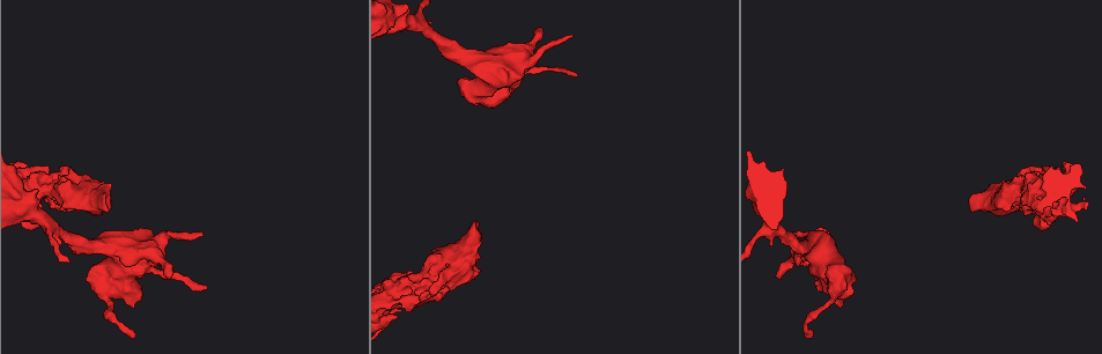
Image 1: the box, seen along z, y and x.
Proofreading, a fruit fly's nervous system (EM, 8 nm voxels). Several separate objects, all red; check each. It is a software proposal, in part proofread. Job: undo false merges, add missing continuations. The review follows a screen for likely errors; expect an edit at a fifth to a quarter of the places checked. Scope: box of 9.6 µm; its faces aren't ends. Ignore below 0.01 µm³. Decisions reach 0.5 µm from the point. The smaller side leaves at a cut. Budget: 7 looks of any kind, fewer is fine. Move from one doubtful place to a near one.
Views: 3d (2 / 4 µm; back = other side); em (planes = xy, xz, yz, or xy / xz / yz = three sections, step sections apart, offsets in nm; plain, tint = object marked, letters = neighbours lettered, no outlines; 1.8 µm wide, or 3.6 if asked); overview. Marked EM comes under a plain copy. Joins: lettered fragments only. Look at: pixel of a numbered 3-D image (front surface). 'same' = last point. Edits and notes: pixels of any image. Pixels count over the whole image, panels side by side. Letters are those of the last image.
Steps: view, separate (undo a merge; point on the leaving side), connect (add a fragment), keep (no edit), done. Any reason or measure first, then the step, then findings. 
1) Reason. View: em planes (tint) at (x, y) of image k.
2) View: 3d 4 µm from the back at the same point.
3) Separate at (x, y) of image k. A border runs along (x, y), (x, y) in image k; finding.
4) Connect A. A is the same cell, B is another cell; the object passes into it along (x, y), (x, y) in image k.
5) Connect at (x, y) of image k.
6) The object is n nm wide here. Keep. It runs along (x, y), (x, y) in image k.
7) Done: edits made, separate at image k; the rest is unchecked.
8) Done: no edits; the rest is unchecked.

Branch stops here. View: 3d 4 µm at (169, 279) of image 1.

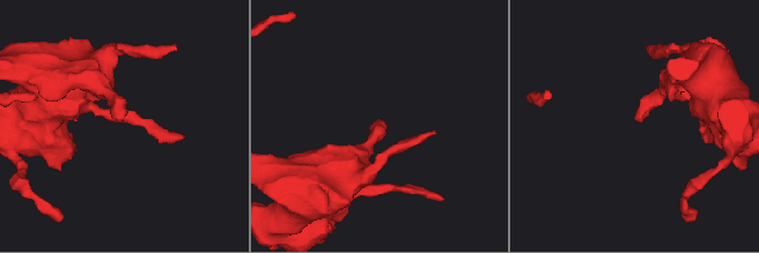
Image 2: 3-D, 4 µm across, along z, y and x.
Need the tissue. View: em yz step 8 (tint) at (382, 122) of image 2.

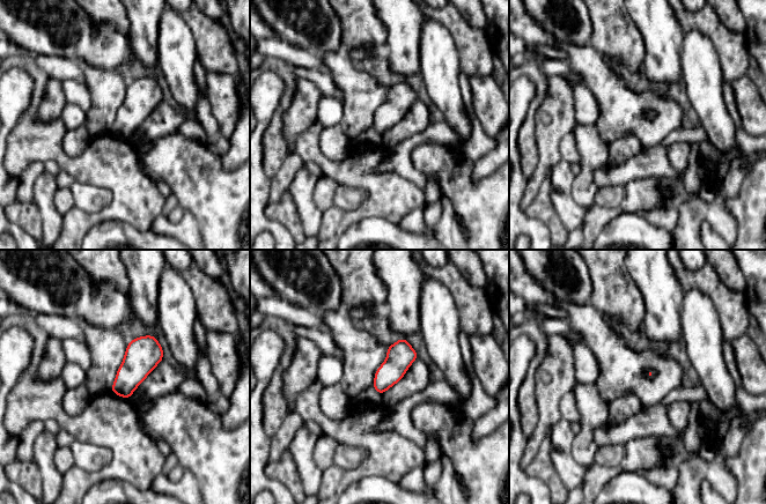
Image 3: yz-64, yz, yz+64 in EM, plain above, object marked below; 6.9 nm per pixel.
View: em planes (letters) at the same point.

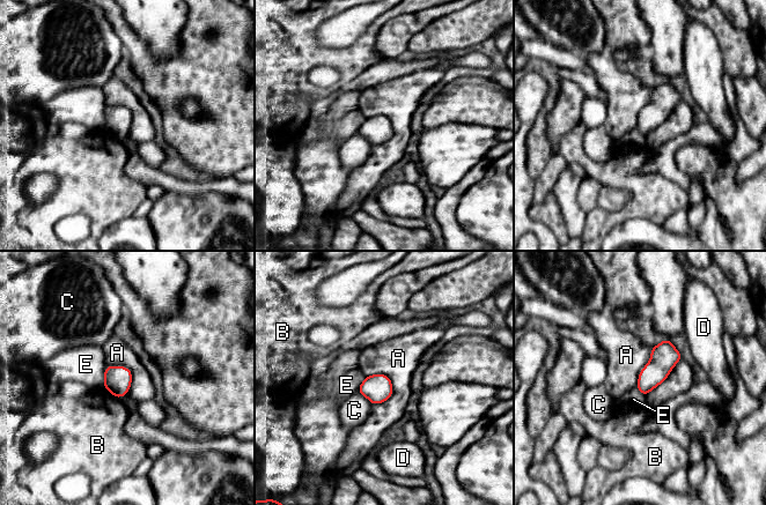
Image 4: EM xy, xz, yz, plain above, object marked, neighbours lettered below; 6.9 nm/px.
The longest contact is with A, 240 nm. Keep. A, B, C, D and E are other cells; a border runs along (384, 373), (391, 395), (372, 405) in image 4; none of them fits.

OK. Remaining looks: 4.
Three-way junction. View: em 3.6 µm xy step 8 (tint) at (106, 284) of image 1.

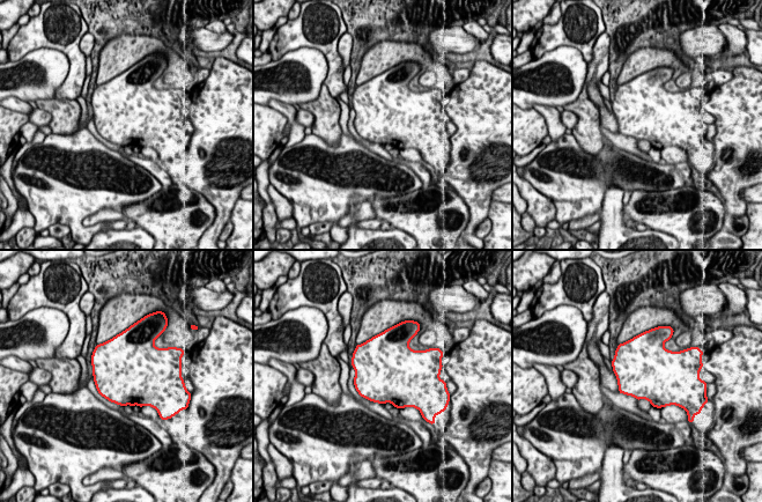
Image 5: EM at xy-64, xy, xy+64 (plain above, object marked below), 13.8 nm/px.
View: em 3.6 µm planes (letters) at the same point.

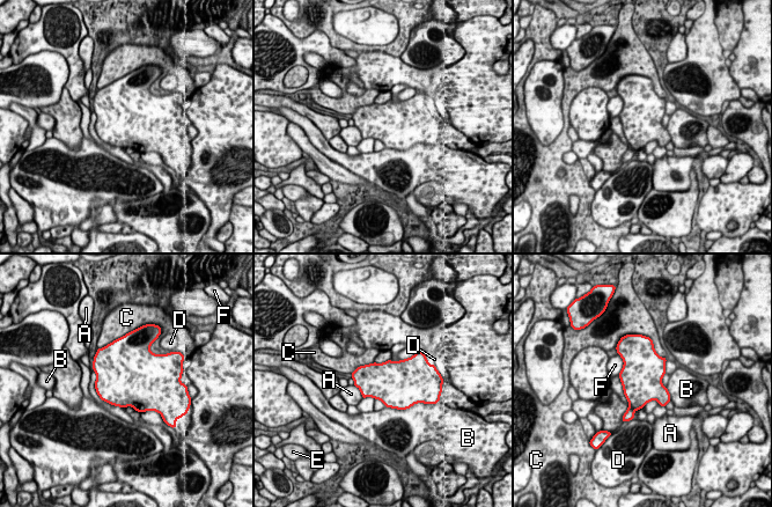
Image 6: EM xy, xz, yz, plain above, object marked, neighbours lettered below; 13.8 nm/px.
Keep. A, B, C, D, E and F are other cells; a border runs along (374, 362), (360, 365), (351, 373) in image 6; continuous, no second neuron.

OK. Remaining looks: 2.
Thick end. View: em xz step 4 (letters) at (970, 212) of image 1.

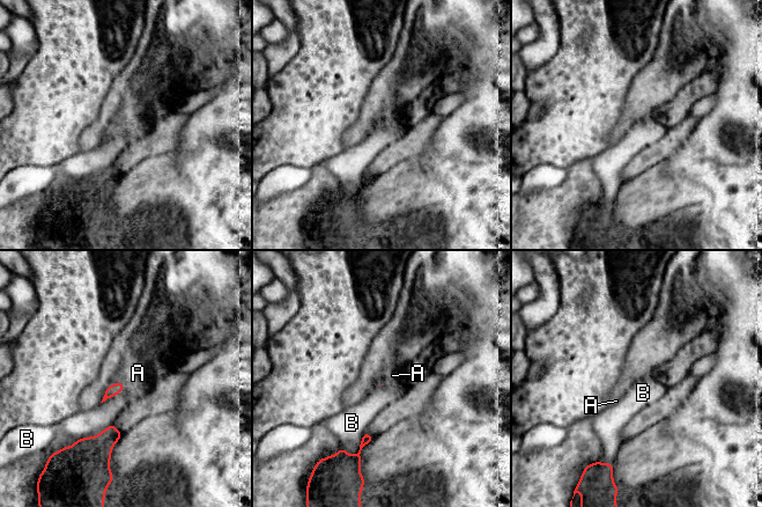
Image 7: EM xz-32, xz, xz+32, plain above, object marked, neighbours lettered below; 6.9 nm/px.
Connect A. A is the same cell, B is another cell; the object passes into it along (115, 389), (124, 386), (138, 373) in image 7; the neuron continues.

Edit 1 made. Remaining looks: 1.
Done: edits made, connect at image 7; the rest is unchecked.

